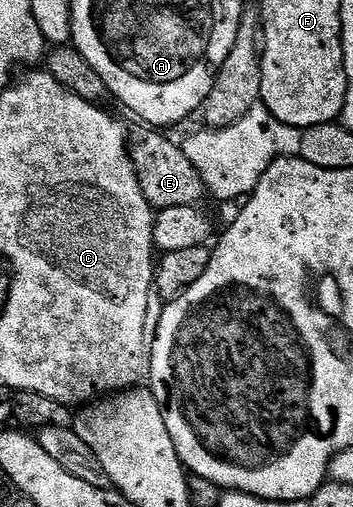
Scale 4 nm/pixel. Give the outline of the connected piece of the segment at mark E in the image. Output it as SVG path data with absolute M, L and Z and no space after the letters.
M158 130L147 131L147 136L142 136L138 141L133 141L130 148L130 156L134 160L134 169L138 175L140 182L140 190L144 190L144 198L148 198L150 207L155 210L171 208L172 206L188 206L189 204L198 206L203 202L202 196L207 195L206 187L202 184L200 174L196 170L196 166L192 166L192 162L188 162L188 158L184 154L184 150L177 144L173 144L169 140L169 135L163 134Z

